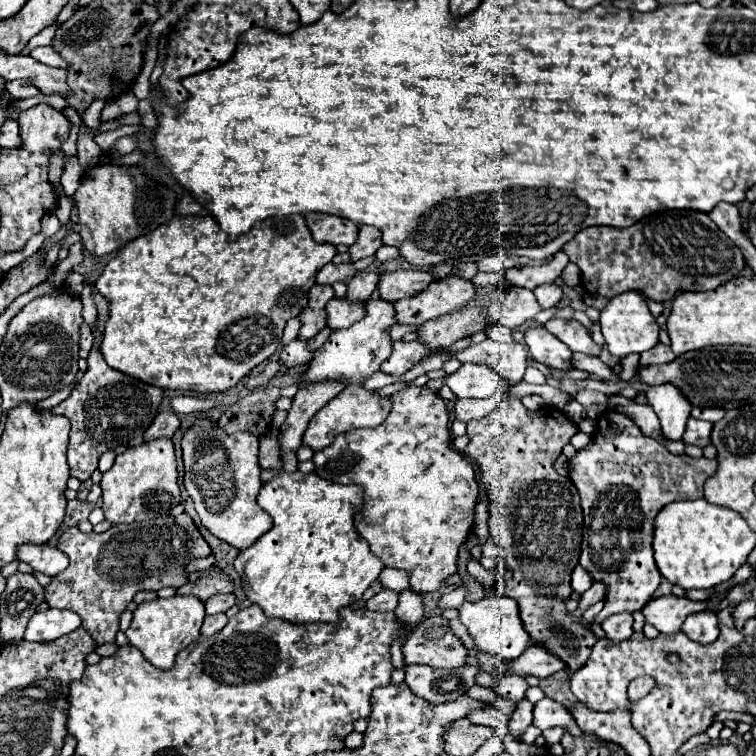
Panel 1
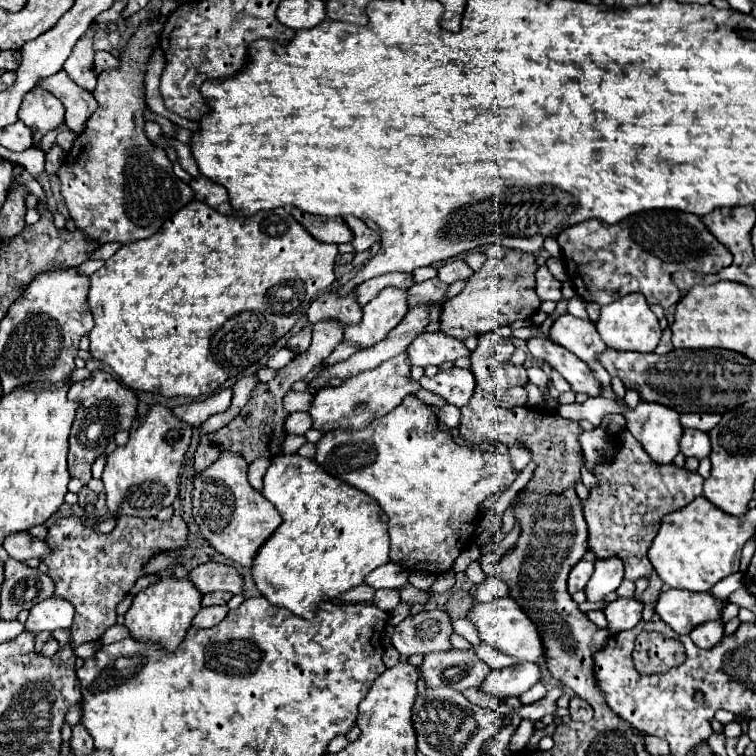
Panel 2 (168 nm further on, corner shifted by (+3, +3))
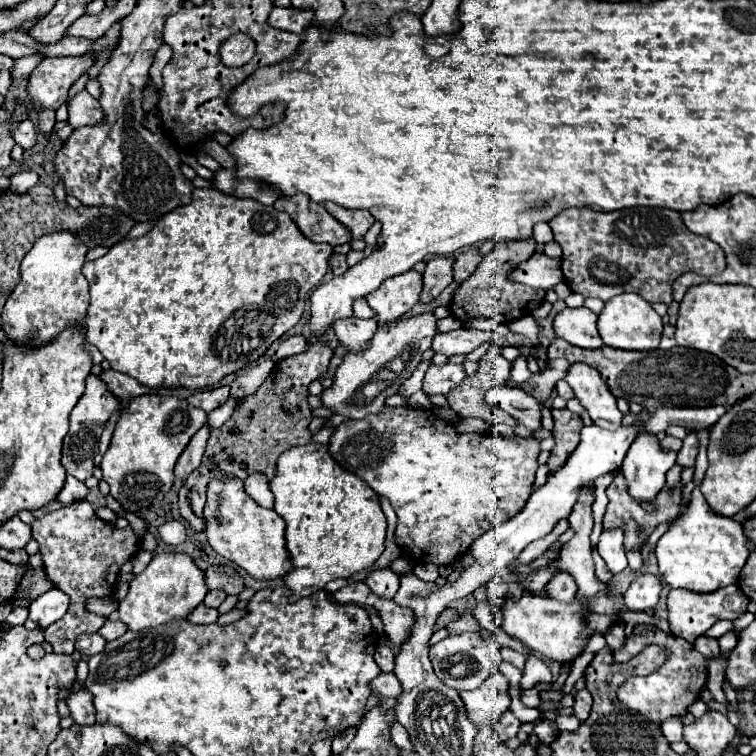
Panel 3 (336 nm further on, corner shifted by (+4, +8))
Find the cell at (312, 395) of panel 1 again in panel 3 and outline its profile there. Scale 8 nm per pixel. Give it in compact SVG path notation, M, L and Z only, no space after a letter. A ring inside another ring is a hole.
M438 256L438 258L430 258L426 262L426 270L424 270L424 290L420 294L420 302L430 302L434 298L438 298L438 294L452 282L452 266L454 260L446 258L446 256Z

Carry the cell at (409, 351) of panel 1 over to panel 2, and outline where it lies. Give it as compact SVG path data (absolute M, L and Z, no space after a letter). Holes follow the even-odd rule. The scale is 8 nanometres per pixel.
M421 333L407 347L409 365L441 365L445 361L455 361L459 357L467 357L469 349L463 341L447 337L443 333Z

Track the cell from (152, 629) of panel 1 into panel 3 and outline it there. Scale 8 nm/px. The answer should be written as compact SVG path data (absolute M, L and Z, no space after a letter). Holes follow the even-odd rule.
M156 554L146 570L130 582L128 596L118 602L118 614L130 630L154 628L178 618L188 618L190 610L204 600L206 592L208 586L204 582L204 572L188 554Z

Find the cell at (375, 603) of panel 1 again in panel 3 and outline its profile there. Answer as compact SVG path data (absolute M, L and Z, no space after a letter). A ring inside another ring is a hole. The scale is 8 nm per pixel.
M376 568L376 570L370 570L368 576L366 576L366 586L382 596L382 598L394 598L396 590L398 590L398 584L400 584L400 576L396 572L392 572L390 568Z

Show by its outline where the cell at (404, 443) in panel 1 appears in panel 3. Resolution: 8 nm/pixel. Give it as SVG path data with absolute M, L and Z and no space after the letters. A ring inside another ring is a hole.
M384 406L378 414L340 424L330 438L330 454L342 468L354 472L374 492L390 500L398 516L396 544L416 564L448 566L460 554L464 556L478 536L504 524L524 508L536 478L540 442L534 436L504 438L494 430L482 434L460 434L452 424L444 422L430 410Z

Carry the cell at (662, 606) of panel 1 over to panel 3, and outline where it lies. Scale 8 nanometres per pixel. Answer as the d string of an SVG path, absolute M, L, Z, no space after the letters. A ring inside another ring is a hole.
M736 584L720 588L716 590L716 594L688 594L688 590L671 589L668 594L670 628L678 638L684 638L690 644L694 644L694 640L702 636L714 622L718 620L734 622L736 618L740 618L746 612L746 606L748 606L748 600L744 598L744 594L740 594Z

